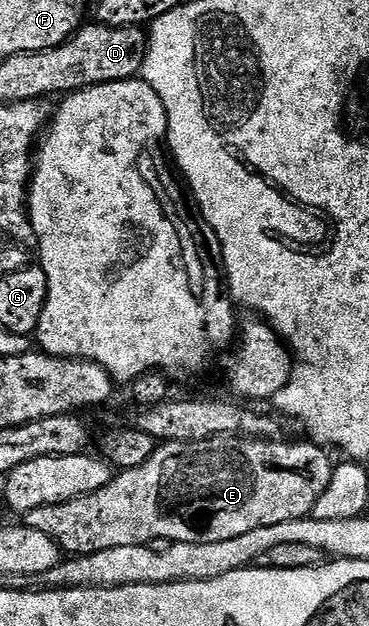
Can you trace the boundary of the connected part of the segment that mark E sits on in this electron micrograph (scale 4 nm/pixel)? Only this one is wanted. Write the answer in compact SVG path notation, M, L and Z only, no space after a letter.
M228 435L225 437L210 437L200 441L164 441L141 463L141 467L124 469L116 472L115 477L101 491L93 491L84 497L73 499L64 505L50 505L49 507L37 507L37 511L29 511L25 515L25 523L33 531L42 531L49 535L60 550L67 555L82 555L96 553L97 551L109 551L109 547L133 547L134 545L149 545L151 540L167 539L180 541L181 543L221 543L221 539L237 539L237 535L246 535L249 531L257 531L257 527L273 527L273 523L286 523L289 519L301 519L310 517L315 512L317 499L329 487L329 479L333 468L333 460L326 448L312 443L310 440L283 441L284 439L264 439L262 437L241 437Z

